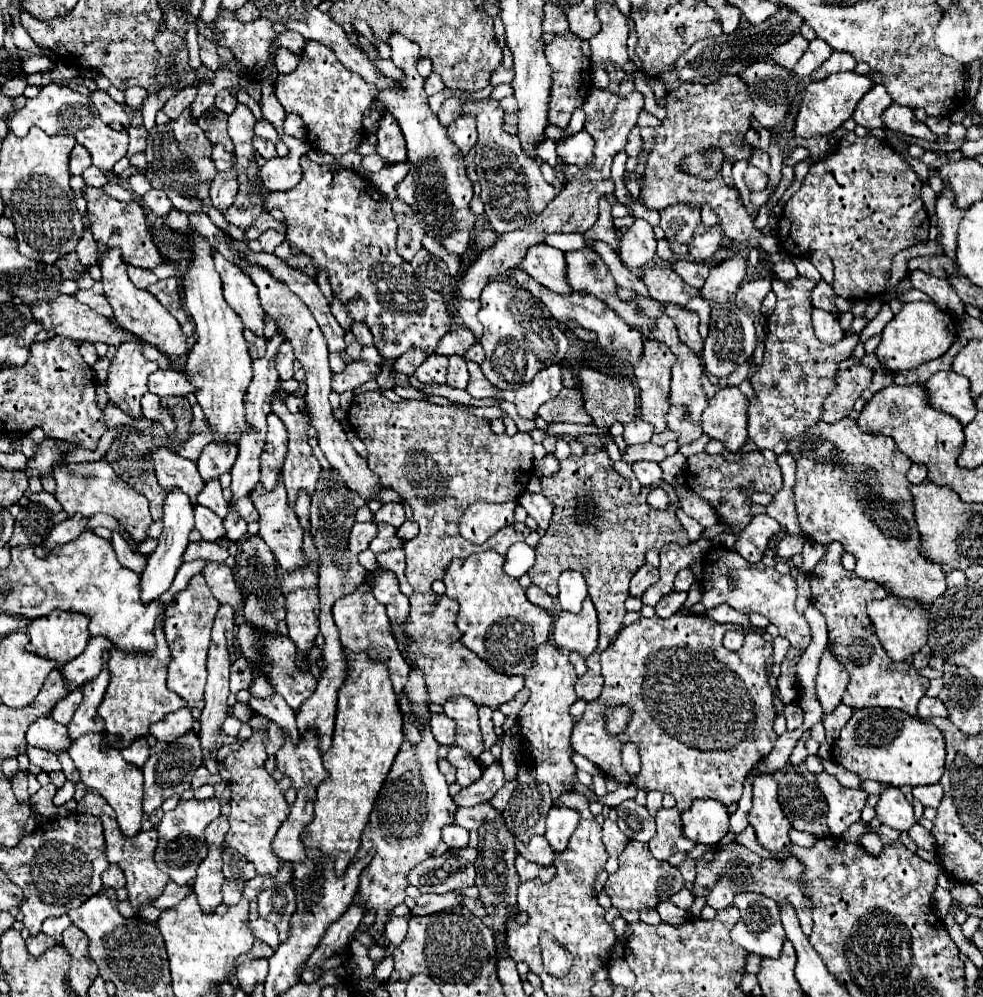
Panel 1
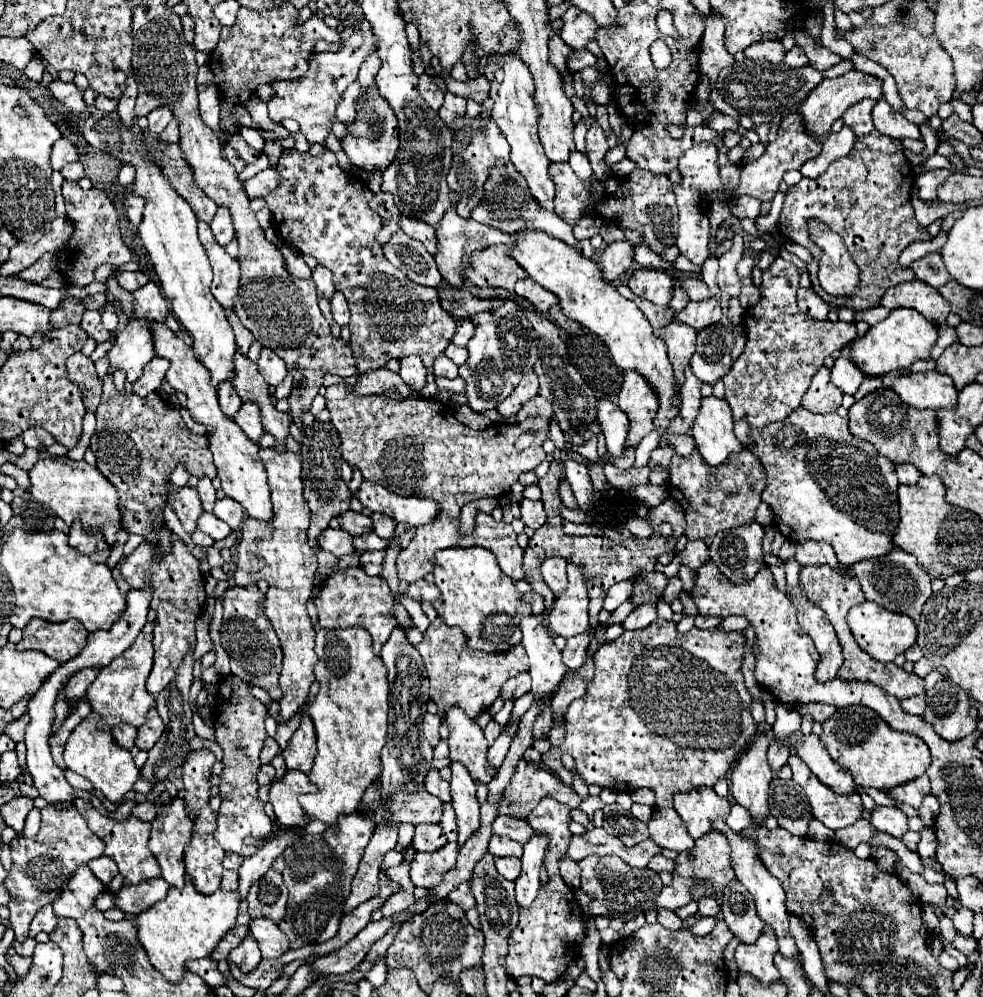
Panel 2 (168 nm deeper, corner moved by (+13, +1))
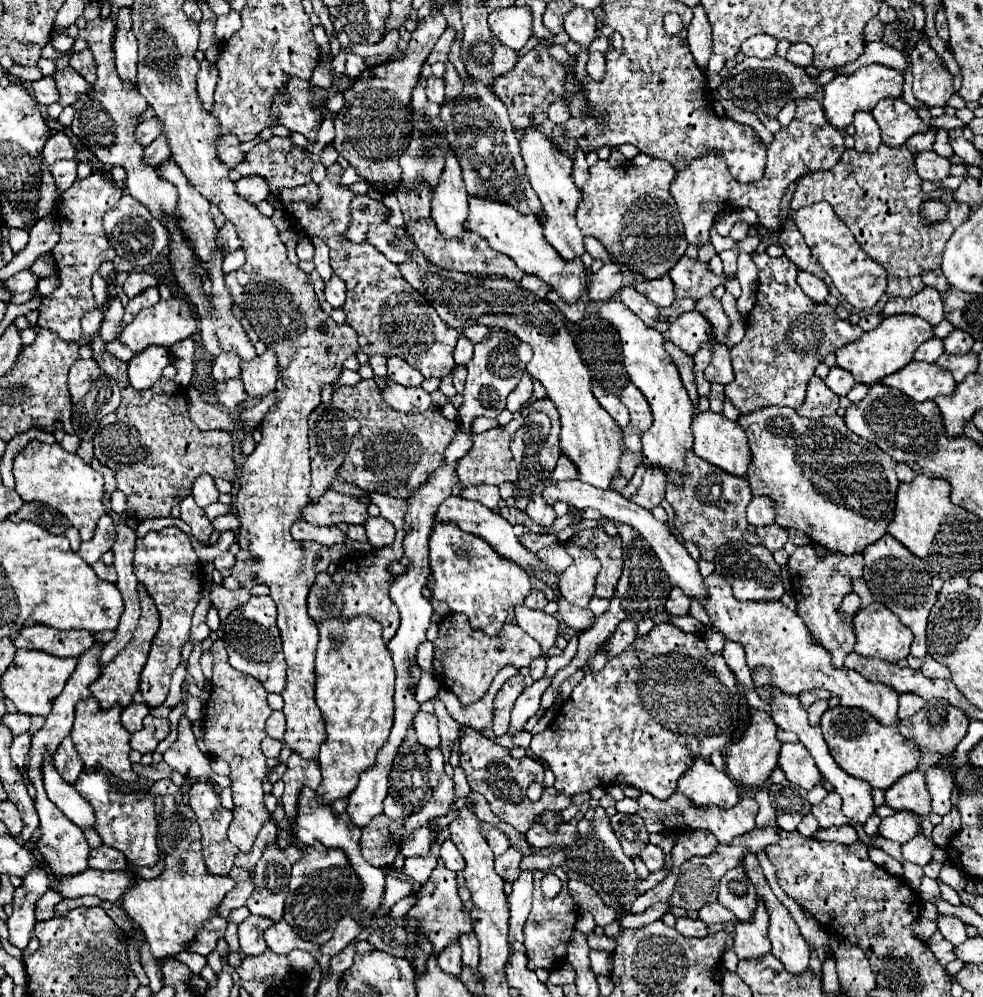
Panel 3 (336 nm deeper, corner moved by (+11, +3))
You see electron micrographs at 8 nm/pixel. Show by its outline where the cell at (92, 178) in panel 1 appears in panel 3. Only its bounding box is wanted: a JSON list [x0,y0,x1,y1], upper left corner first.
[51,160,77,192]

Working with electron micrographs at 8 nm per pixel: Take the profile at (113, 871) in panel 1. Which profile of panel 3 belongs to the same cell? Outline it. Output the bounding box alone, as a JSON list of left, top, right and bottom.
[89,844,129,872]

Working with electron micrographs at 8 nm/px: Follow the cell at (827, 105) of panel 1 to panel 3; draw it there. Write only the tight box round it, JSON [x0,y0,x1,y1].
[823,64,903,130]

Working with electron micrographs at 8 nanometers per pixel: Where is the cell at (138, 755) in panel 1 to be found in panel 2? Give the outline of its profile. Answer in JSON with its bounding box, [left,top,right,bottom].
[113,726,137,750]

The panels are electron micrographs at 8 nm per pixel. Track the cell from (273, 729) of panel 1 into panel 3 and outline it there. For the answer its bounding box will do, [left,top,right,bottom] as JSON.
[261,736,283,758]

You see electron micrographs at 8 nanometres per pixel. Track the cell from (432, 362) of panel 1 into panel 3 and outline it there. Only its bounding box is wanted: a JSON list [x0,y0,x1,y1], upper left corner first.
[387,358,425,388]

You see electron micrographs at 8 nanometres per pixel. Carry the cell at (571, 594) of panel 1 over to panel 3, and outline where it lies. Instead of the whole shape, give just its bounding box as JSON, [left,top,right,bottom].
[537,542,573,574]

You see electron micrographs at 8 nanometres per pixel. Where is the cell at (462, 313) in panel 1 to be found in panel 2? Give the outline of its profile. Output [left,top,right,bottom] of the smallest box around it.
[435,208,517,290]

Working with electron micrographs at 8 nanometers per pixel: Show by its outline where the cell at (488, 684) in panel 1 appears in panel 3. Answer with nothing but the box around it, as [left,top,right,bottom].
[433,614,541,706]

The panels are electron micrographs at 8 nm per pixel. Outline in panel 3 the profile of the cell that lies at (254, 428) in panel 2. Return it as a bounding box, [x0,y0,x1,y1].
[213,378,247,412]

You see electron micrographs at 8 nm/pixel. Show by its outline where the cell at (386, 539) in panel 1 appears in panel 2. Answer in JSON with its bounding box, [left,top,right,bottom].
[339,512,373,536]

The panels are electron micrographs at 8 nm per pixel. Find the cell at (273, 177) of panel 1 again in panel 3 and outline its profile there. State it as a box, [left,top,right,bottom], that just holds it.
[235,176,269,204]

